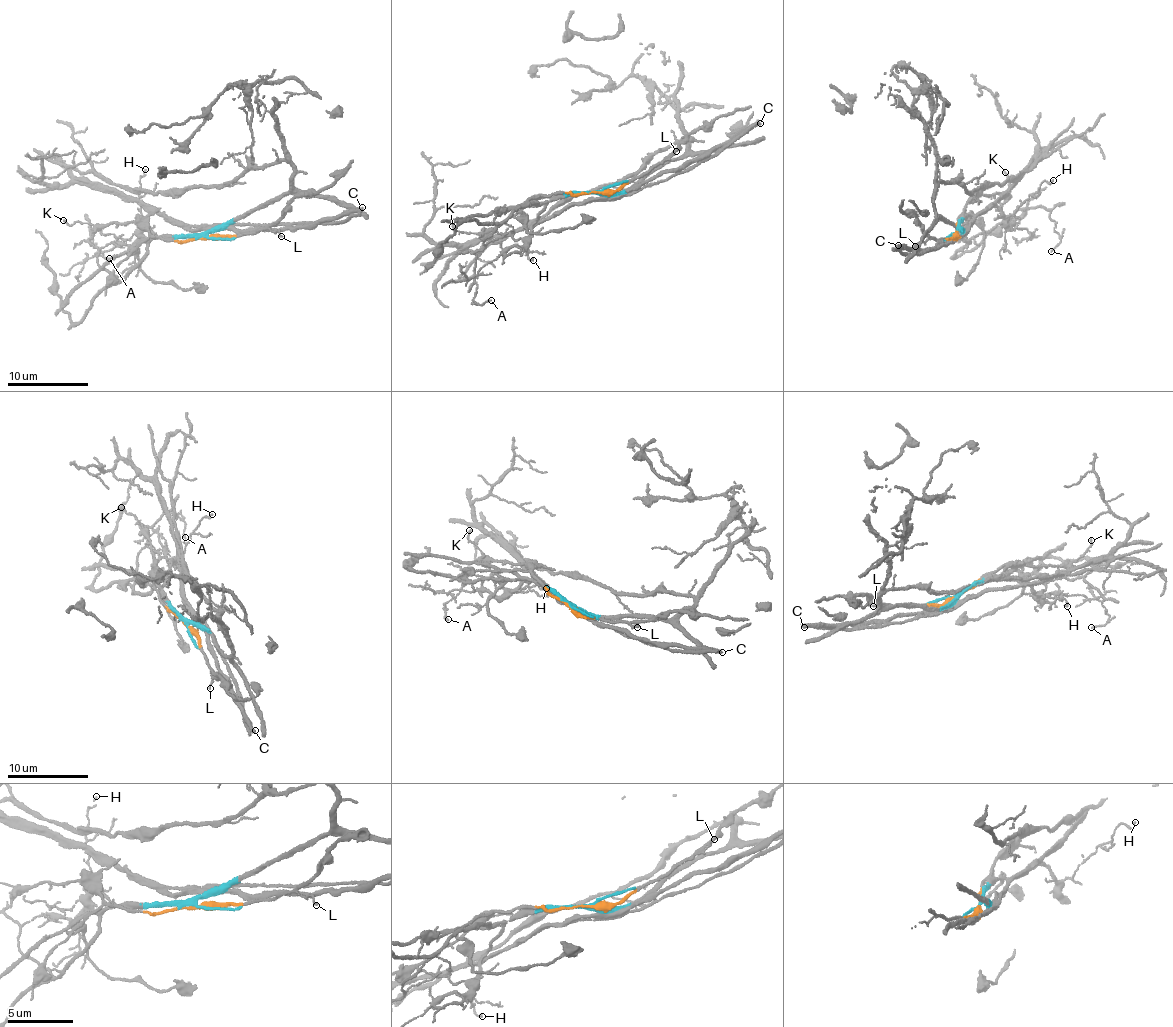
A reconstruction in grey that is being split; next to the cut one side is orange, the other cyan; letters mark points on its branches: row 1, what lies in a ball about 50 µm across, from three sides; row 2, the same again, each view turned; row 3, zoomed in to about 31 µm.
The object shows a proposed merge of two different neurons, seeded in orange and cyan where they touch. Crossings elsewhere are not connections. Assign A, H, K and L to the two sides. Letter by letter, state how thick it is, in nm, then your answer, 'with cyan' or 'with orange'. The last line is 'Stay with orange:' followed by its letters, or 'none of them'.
A: 110 nm thick; with cyan
H: 80 nm thick; with cyan
K: 120 nm thick; with orange
L: 130 nm thick; with orange
Stay with orange: K, L

